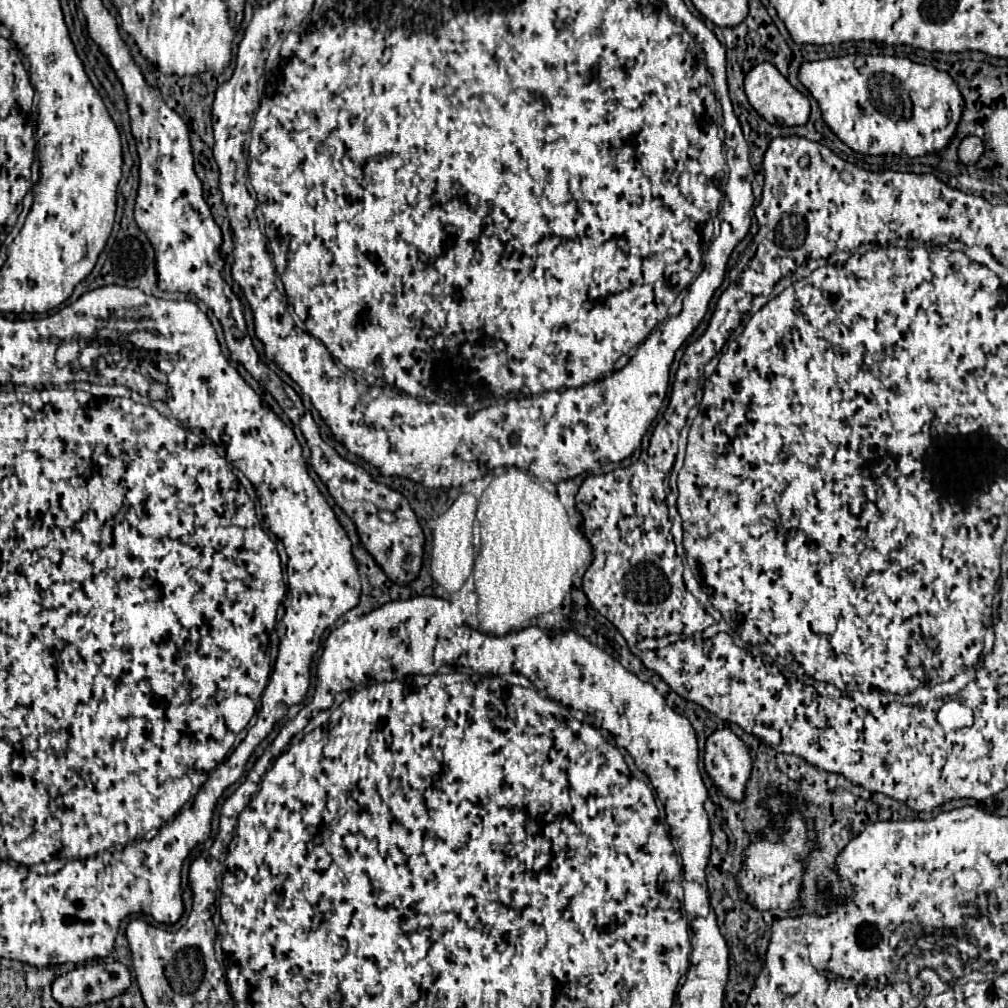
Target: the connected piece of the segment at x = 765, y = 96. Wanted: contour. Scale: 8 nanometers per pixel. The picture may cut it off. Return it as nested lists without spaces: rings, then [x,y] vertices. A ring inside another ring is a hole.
[[[761,62],[745,74],[745,94],[751,106],[771,124],[779,122],[787,126],[799,126],[805,124],[809,118],[809,100],[797,88],[793,88],[771,62]]]

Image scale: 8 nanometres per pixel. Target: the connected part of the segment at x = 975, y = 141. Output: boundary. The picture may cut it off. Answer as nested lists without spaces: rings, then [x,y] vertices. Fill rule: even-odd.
[[[965,136],[961,140],[961,144],[957,146],[957,154],[959,154],[959,162],[965,164],[965,166],[971,166],[971,164],[977,164],[979,156],[983,154],[983,142],[979,136]]]

